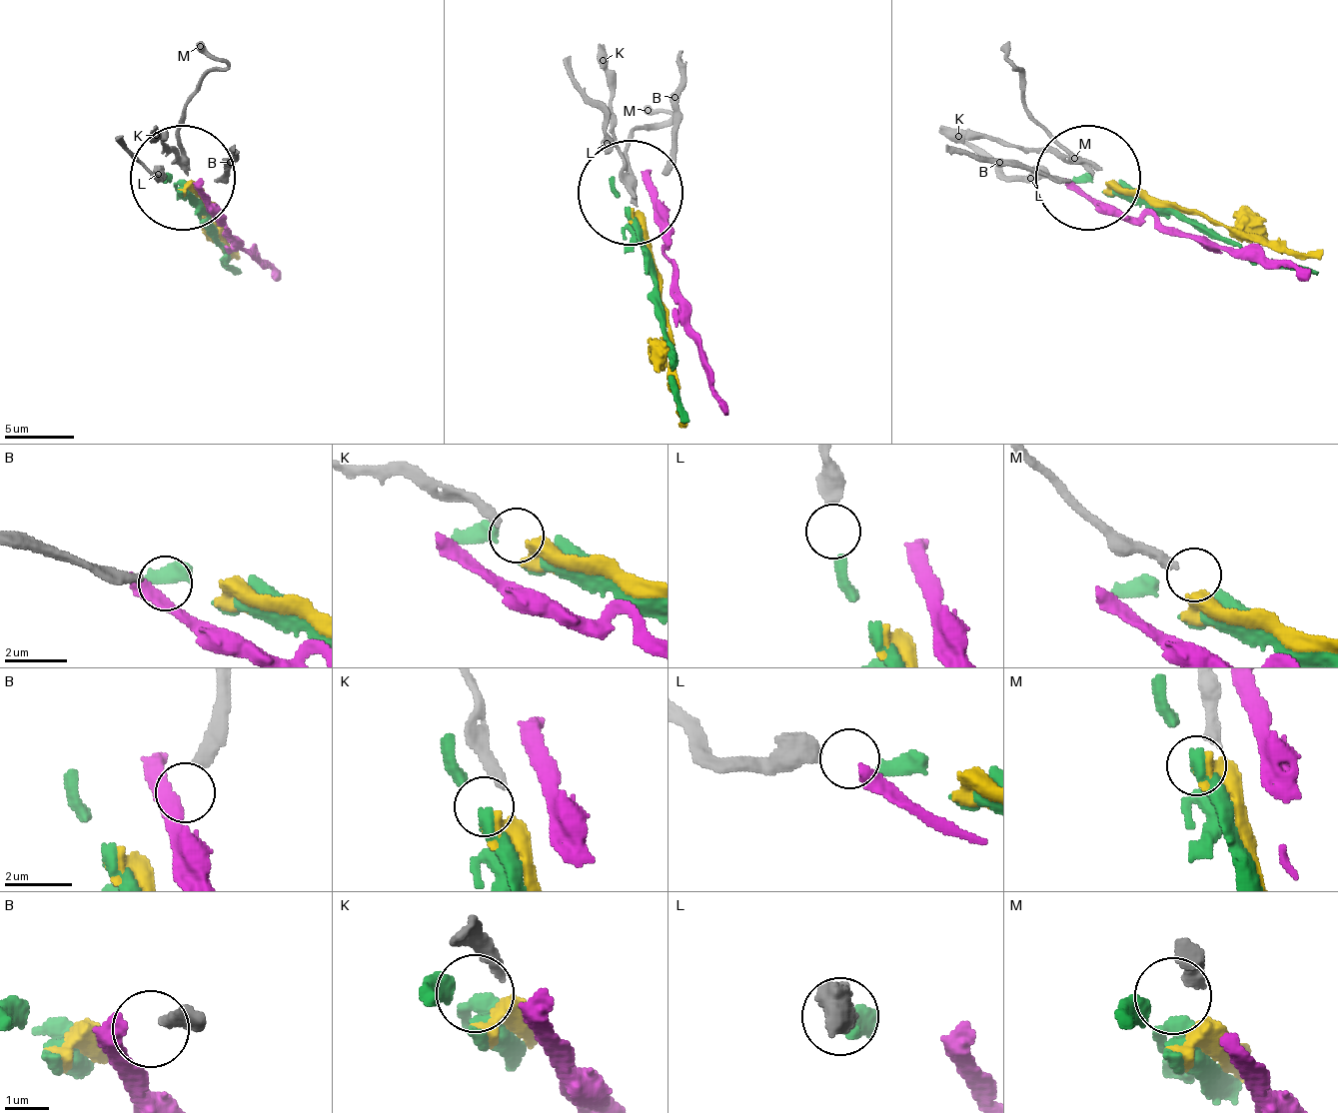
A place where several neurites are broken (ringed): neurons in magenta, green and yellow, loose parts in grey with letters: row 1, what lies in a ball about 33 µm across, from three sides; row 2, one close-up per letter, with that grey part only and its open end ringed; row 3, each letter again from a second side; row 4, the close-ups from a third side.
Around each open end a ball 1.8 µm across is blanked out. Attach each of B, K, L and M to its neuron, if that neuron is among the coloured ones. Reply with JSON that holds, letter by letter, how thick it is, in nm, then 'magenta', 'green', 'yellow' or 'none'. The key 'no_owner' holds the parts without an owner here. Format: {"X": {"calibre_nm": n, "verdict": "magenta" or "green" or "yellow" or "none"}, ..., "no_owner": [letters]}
{"B": {"calibre_nm": 360, "verdict": "none"}, "K": {"calibre_nm": 300, "verdict": "yellow"}, "L": {"calibre_nm": 650, "verdict": "green"}, "M": {"calibre_nm": 320, "verdict": "none"}, "no_owner": ["B", "M"]}

